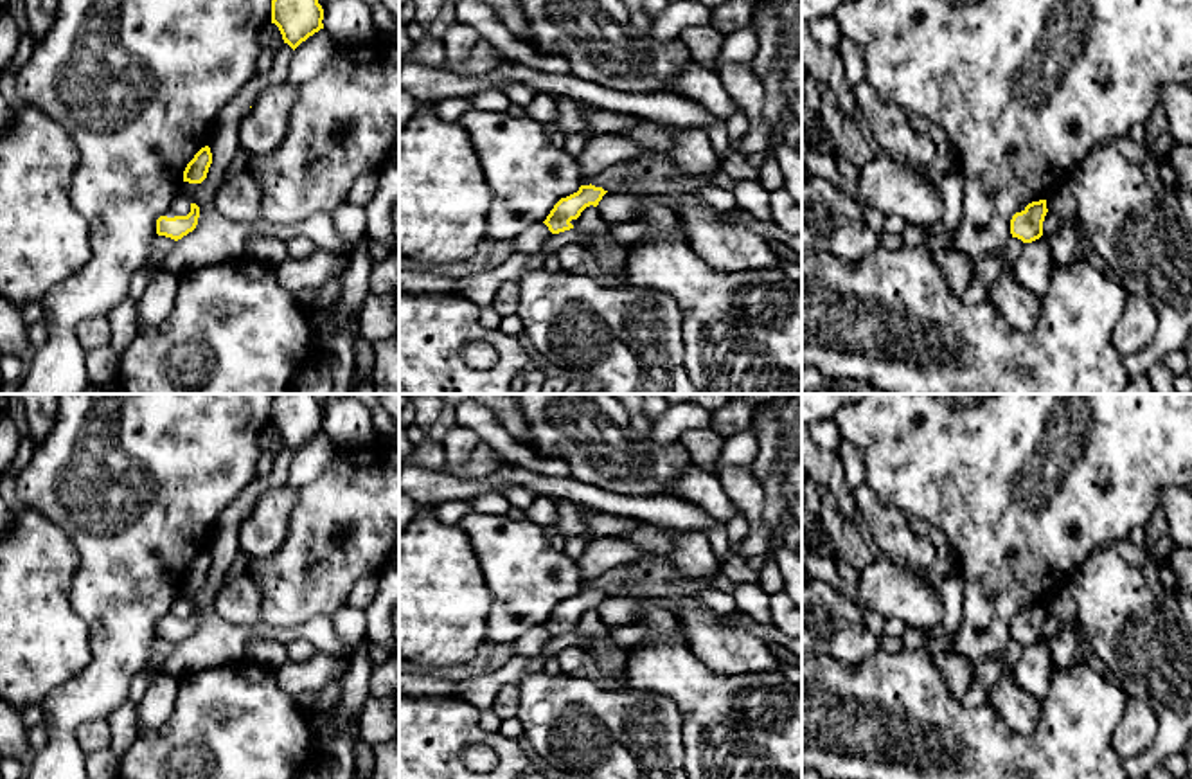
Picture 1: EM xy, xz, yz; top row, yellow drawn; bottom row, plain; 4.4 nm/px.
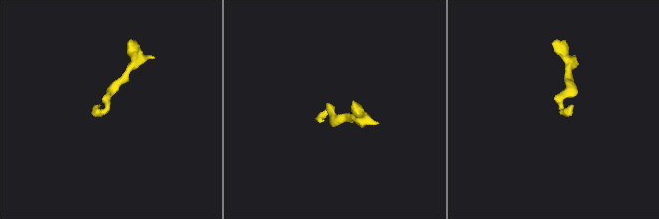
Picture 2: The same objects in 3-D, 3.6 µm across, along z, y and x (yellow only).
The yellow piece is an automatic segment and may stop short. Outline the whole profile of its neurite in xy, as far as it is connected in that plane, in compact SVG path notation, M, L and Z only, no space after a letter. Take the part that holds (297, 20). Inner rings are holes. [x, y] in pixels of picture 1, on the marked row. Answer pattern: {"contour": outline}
{"contour": "M271 0L271 23L293 50L324 29L324 9L318 0Z"}

